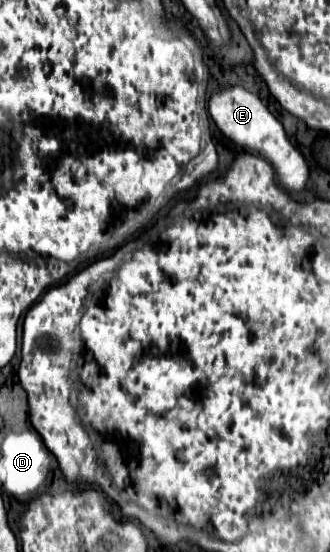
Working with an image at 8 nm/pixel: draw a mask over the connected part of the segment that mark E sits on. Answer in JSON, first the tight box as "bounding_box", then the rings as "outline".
{"bounding_box":[210,86,310,192],"outline":[[[240,86],[220,90],[210,100],[210,116],[228,140],[266,158],[274,166],[274,172],[276,172],[282,188],[286,188],[288,192],[304,192],[306,190],[310,172],[308,172],[308,166],[306,166],[302,154],[290,144],[282,124],[268,112],[268,108],[260,102],[258,96],[254,96],[252,92],[248,92]]]}

